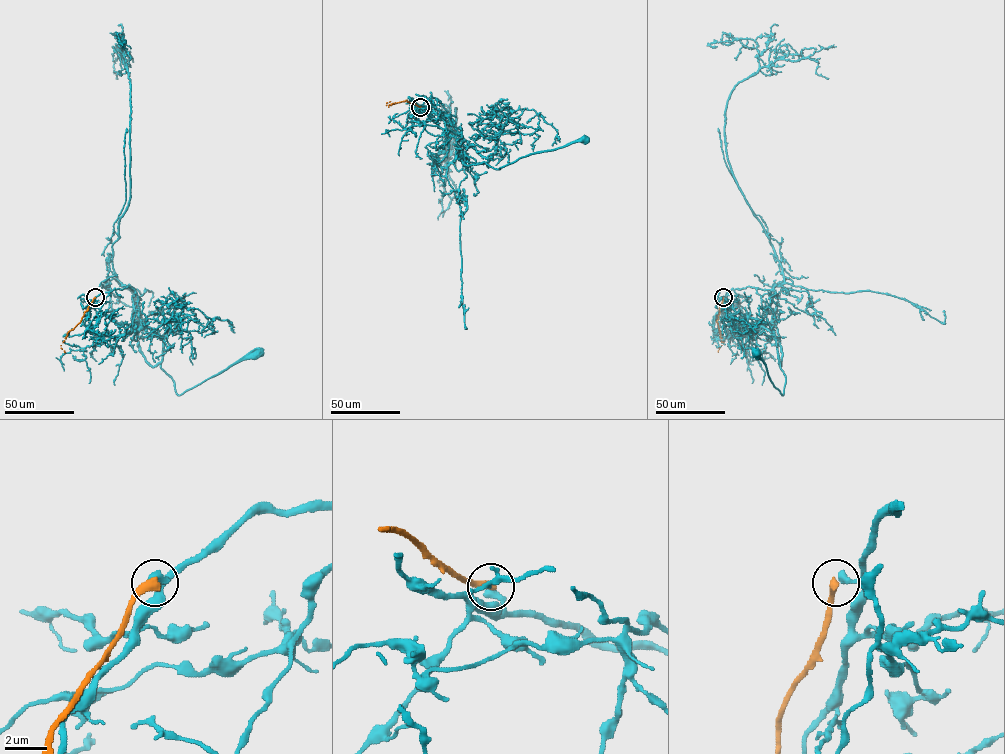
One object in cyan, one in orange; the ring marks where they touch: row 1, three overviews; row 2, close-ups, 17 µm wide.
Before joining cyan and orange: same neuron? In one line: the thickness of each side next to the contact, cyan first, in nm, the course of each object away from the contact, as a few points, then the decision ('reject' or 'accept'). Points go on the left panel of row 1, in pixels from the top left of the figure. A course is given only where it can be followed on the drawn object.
420/420 nm | cyan via (95, 297), (117, 289), (133, 289), (141, 326), (162, 339), (161, 367), (178, 395), (259, 353) | orange via (95, 297), (61, 345), (65, 352) | reject

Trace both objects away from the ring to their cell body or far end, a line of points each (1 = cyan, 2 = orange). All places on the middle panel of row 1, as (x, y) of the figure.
1: (420, 107), (435, 111), (464, 147), (469, 143), (487, 159), (486, 163), (497, 169), (523, 157), (585, 140)
2: (420, 107), (406, 100), (388, 107), (386, 103), (390, 101)

